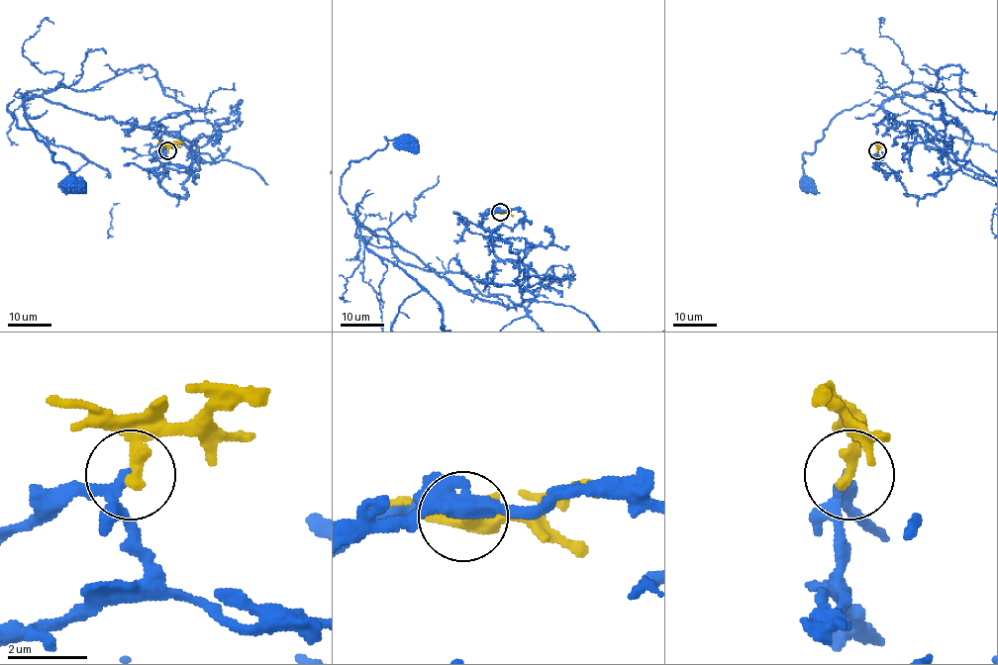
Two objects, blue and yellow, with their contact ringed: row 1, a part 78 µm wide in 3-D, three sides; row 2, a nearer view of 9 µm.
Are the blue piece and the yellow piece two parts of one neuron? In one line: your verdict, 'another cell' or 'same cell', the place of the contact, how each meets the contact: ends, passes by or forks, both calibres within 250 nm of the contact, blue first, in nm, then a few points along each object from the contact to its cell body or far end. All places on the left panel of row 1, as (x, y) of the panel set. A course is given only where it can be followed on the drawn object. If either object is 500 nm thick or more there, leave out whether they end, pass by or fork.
same cell | (167, 150) | blue passes by | yellow ends | 170/360 nm | blue via (167, 150), (149, 172), (185, 198), (200, 160), (180, 141), (14, 94), (16, 123), (75, 183) | yellow via (167, 150), (169, 146), (182, 142)

